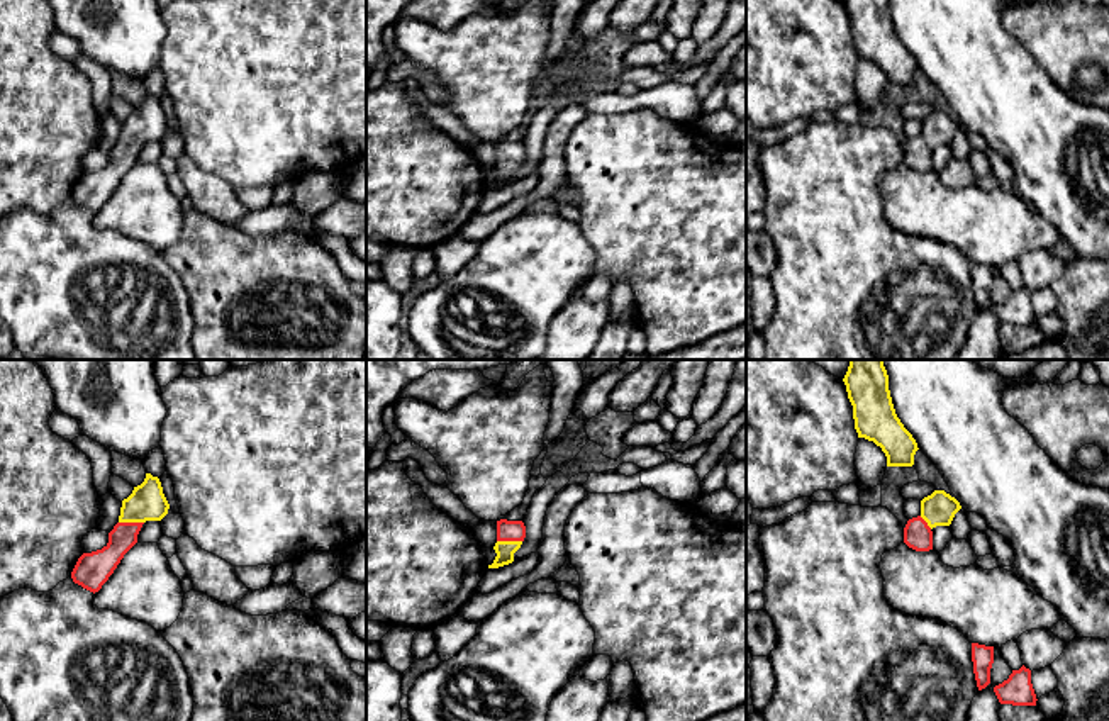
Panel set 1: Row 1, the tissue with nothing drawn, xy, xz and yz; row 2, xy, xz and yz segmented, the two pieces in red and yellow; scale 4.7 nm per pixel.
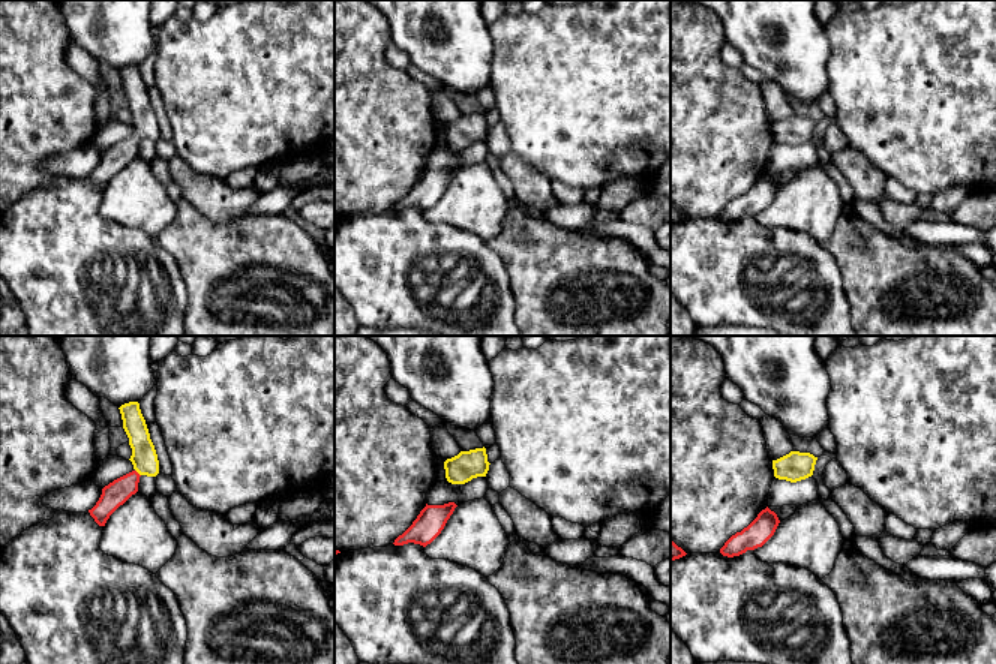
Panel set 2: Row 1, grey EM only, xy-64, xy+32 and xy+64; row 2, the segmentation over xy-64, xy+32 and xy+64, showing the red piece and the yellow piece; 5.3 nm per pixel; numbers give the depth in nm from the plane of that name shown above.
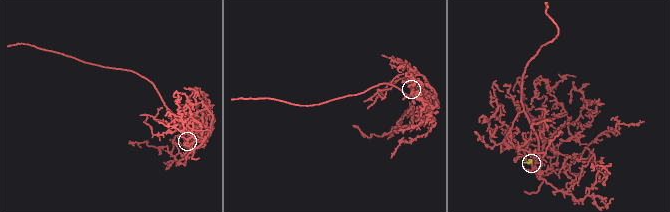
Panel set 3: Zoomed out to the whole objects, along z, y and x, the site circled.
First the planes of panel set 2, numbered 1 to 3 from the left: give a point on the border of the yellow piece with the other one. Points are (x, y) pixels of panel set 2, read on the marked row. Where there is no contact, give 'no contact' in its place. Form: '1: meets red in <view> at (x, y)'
1: meets red in xy-64 at (137, 472)
2: no contact
3: no contact

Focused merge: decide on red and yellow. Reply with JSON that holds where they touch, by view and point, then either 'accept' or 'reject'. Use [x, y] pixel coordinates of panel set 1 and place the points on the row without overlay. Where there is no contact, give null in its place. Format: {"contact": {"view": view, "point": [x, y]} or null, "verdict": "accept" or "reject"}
{"contact": {"view": "xy", "point": [131, 143]}, "verdict": "accept"}

